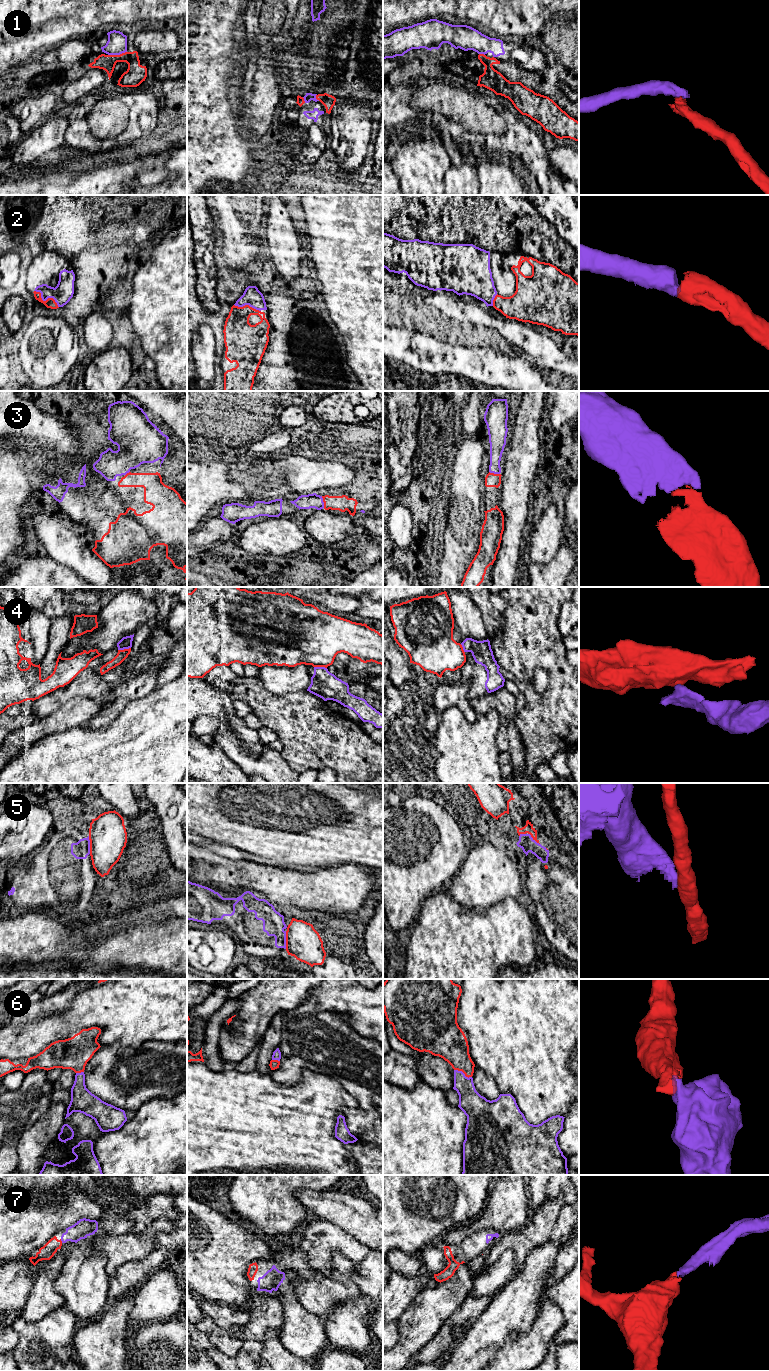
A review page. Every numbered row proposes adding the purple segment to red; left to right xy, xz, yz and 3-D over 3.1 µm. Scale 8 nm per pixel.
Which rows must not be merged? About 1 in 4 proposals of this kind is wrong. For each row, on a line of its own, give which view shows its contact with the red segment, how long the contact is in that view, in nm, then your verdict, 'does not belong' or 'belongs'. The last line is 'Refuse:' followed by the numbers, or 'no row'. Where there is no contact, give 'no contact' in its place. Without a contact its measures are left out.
1: contact in xy; length 160 nm; does not belong
2: contact in xy; length 240 nm; belongs
3: contact in xz; length 100 nm; belongs
4: contact in xy; length 110 nm; does not belong
5: contact in xy; length 140 nm; does not belong
6: contact in yz; length 160 nm; belongs
7: contact in xy; length 40 nm; belongs
Refuse: 1, 4, 5

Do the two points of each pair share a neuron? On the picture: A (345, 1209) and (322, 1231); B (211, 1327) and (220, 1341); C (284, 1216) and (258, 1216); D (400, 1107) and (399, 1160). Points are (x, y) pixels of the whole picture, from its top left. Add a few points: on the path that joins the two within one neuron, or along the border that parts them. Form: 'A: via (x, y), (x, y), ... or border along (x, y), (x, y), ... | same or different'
A: border along (323, 1219), (337, 1225), (350, 1235) | different
B: via (212, 1330), (220, 1338) | same
C: via (278, 1216), (264, 1216) | same
D: via (400, 1120), (401, 1147) | same

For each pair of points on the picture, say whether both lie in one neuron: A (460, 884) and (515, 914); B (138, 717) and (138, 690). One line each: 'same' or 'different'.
A: same
B: different

